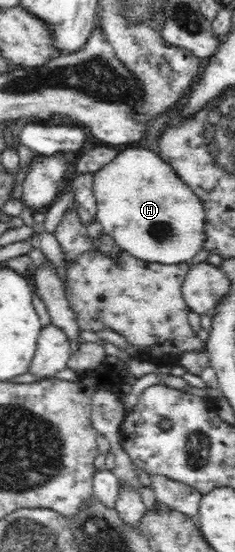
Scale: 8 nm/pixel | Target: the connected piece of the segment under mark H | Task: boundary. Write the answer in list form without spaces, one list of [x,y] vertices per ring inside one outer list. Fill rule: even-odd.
[[[128,148],[124,152],[119,152],[110,164],[107,164],[104,168],[98,169],[98,172],[92,174],[94,197],[97,204],[97,222],[102,225],[104,233],[118,244],[118,247],[138,258],[139,260],[146,261],[147,263],[159,263],[159,264],[181,264],[190,263],[190,261],[203,249],[206,240],[206,208],[202,205],[202,201],[194,194],[184,181],[174,172],[174,169],[158,154],[152,152],[152,150],[146,150],[146,148]]]

